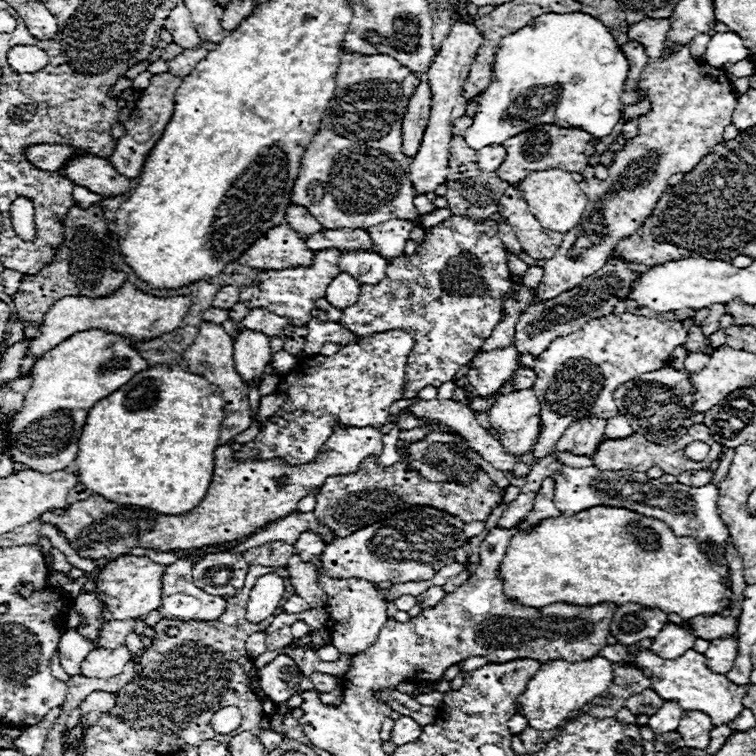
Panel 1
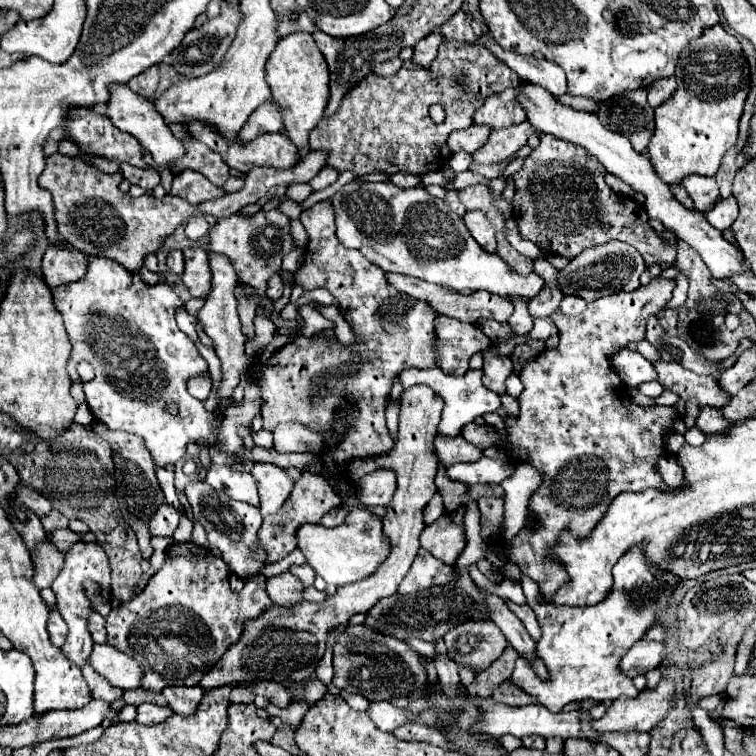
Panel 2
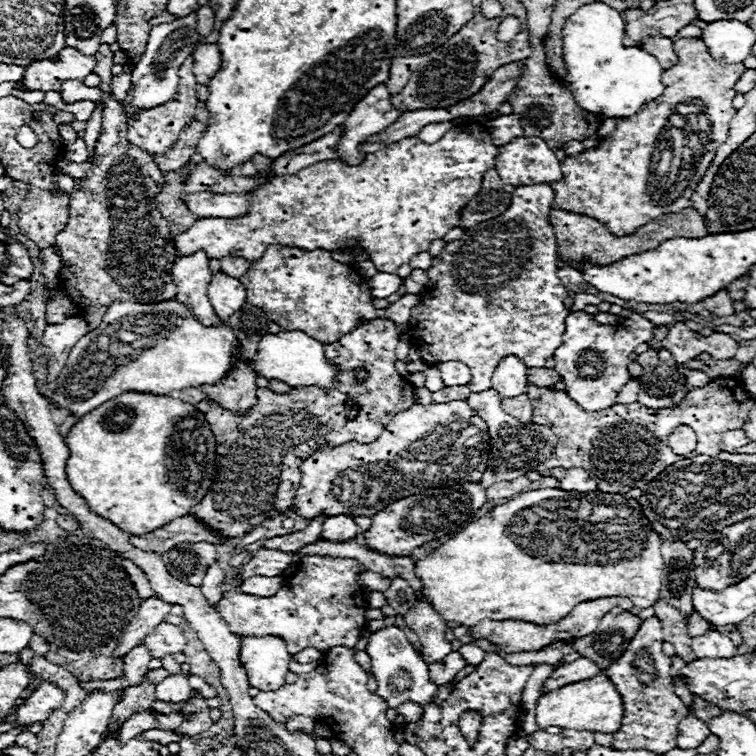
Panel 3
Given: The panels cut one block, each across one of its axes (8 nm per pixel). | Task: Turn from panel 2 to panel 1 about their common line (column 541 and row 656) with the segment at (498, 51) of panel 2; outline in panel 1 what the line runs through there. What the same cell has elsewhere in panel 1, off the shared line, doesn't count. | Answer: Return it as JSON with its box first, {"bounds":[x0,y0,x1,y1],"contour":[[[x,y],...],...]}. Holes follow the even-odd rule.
{"bounds":[60,630,96,676],"contour":[[[66,630],[60,638],[60,664],[70,676],[80,674],[80,664],[82,660],[94,650],[96,646],[82,638],[76,630]]]}

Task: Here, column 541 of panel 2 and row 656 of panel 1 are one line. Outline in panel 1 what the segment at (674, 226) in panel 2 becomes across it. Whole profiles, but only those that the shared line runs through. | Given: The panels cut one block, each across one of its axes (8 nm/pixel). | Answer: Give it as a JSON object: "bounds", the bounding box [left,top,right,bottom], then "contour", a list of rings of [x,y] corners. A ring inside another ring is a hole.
{"bounds":[80,646,132,678],"contour":[[[118,646],[116,650],[96,648],[82,662],[82,666],[80,666],[82,676],[86,676],[86,678],[112,678],[112,676],[118,676],[128,660],[132,660],[132,654],[126,646]]]}

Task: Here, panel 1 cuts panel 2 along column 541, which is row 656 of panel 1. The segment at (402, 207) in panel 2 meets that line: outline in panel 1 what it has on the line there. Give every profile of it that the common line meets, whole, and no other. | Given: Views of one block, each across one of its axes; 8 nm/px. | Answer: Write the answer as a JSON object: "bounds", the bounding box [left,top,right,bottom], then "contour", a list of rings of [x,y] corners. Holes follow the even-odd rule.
{"bounds":[258,654,310,702],"contour":[[[280,654],[262,670],[258,670],[260,686],[272,702],[286,702],[294,694],[302,694],[302,690],[310,688],[310,682],[302,678],[296,662]]]}

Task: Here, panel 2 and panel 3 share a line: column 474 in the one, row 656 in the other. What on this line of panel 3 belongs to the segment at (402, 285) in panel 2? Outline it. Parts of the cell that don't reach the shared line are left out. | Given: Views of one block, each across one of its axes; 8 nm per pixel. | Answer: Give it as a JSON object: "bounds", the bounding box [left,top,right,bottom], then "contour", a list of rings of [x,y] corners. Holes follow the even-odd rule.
{"bounds":[292,648,322,664],"contour":[[[304,648],[304,650],[296,652],[296,654],[292,654],[292,658],[296,662],[300,662],[300,664],[308,664],[308,662],[318,662],[322,658],[322,652],[316,650],[316,648]]]}

